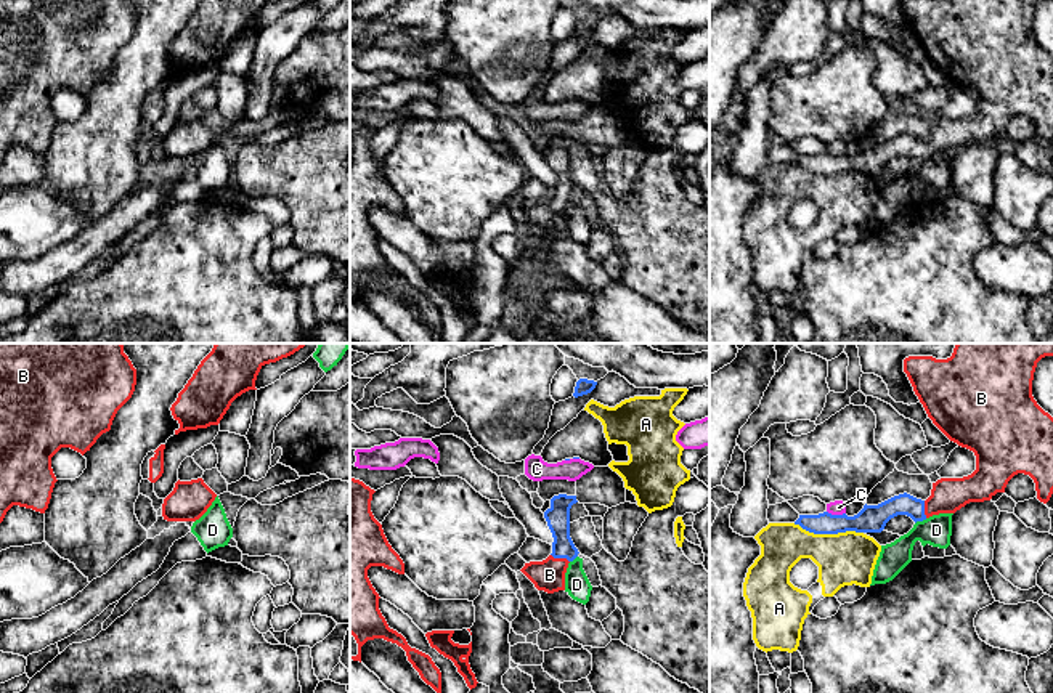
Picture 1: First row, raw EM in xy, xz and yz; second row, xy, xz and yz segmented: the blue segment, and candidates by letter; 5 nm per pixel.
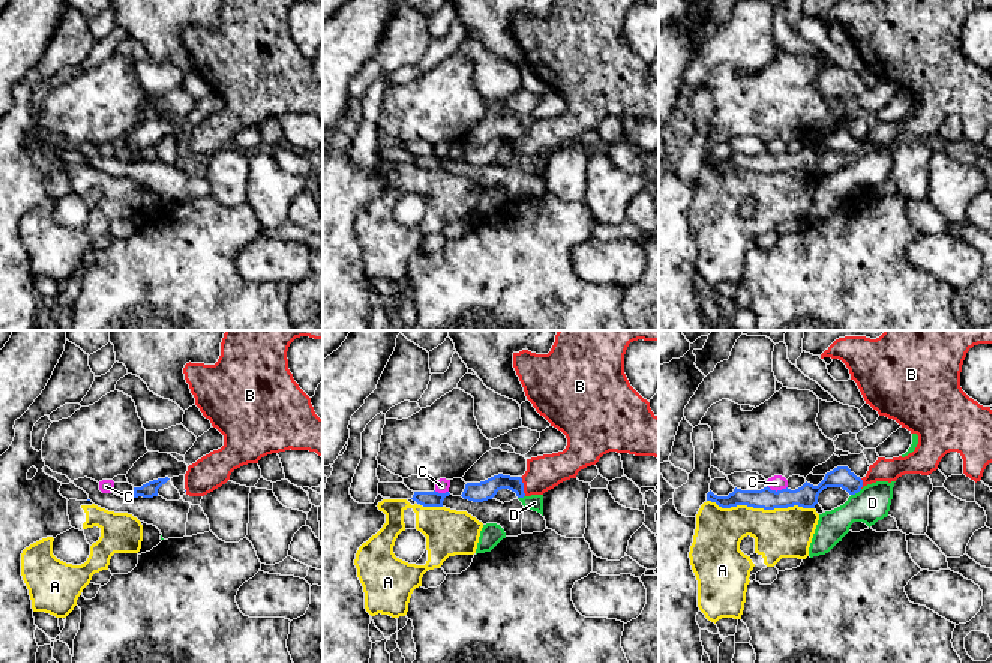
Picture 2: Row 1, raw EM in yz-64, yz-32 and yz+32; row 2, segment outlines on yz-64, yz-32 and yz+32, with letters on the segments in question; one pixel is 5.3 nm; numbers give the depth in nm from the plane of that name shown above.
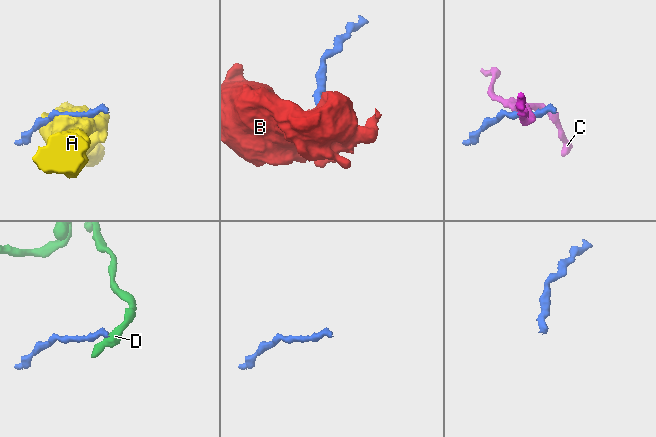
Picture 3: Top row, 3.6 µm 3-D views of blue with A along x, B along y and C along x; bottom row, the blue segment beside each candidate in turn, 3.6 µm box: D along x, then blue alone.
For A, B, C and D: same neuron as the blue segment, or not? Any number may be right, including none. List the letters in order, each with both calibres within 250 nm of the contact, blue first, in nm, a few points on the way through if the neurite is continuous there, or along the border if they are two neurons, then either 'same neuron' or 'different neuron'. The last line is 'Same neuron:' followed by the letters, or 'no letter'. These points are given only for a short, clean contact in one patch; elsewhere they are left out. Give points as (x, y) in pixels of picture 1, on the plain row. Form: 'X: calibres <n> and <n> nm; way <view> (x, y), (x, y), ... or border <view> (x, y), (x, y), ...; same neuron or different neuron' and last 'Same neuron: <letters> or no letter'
A: calibres 140 and 260 nm; different neuron
B: calibres 120 and 160 nm; way xz (557, 158), (561, 198), (549, 215); same neuron
C: calibres 140 and 80 nm; border yz (827, 151), (845, 154); different neuron
D: calibres 140 and 150 nm; border yz (926, 159), (915, 164); different neuron
Same neuron: B

